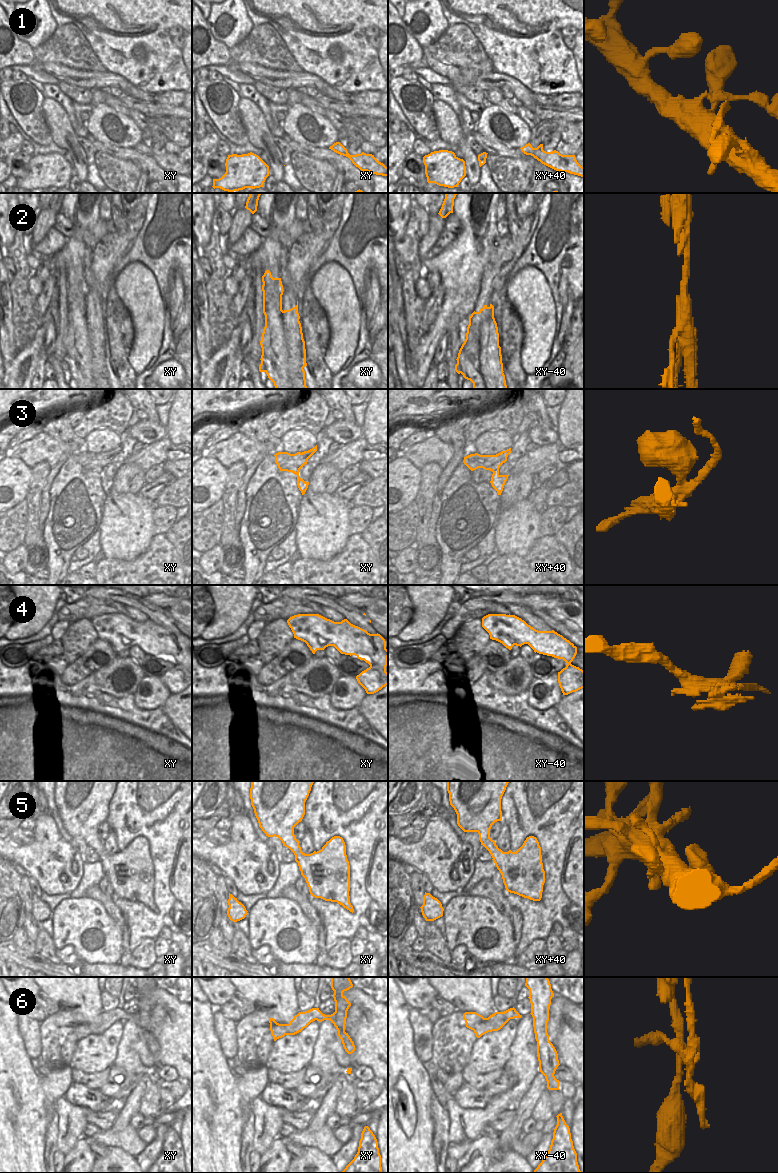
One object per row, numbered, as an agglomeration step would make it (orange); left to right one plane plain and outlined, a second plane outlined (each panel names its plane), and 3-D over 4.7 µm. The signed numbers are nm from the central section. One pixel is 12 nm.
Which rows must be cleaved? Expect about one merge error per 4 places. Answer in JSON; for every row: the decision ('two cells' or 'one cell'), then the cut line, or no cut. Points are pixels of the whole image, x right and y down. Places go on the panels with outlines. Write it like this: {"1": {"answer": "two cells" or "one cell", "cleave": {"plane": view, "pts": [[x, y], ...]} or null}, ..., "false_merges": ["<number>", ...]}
{"1": {"answer": "one cell", "cleave": null}, "2": {"answer": "two cells", "cleave": {"plane": "xy-40", "pts": [[479, 310], [481, 342], [496, 342], [501, 358]]}}, "3": {"answer": "two cells", "cleave": {"plane": "xy", "pts": [[300, 453], [311, 455]]}}, "4": {"answer": "two cells", "cleave": {"plane": "xy", "pts": [[321, 616], [356, 628], [337, 639], [357, 656]]}}, "5": {"answer": "one cell", "cleave": null}, "6": {"answer": "two cells", "cleave": {"plane": "xy", "pts": [[328, 1015], [329, 1019]]}}, "false_merges": ["2", "3", "4", "6"]}

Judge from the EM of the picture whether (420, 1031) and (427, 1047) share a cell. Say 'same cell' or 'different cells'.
same cell

